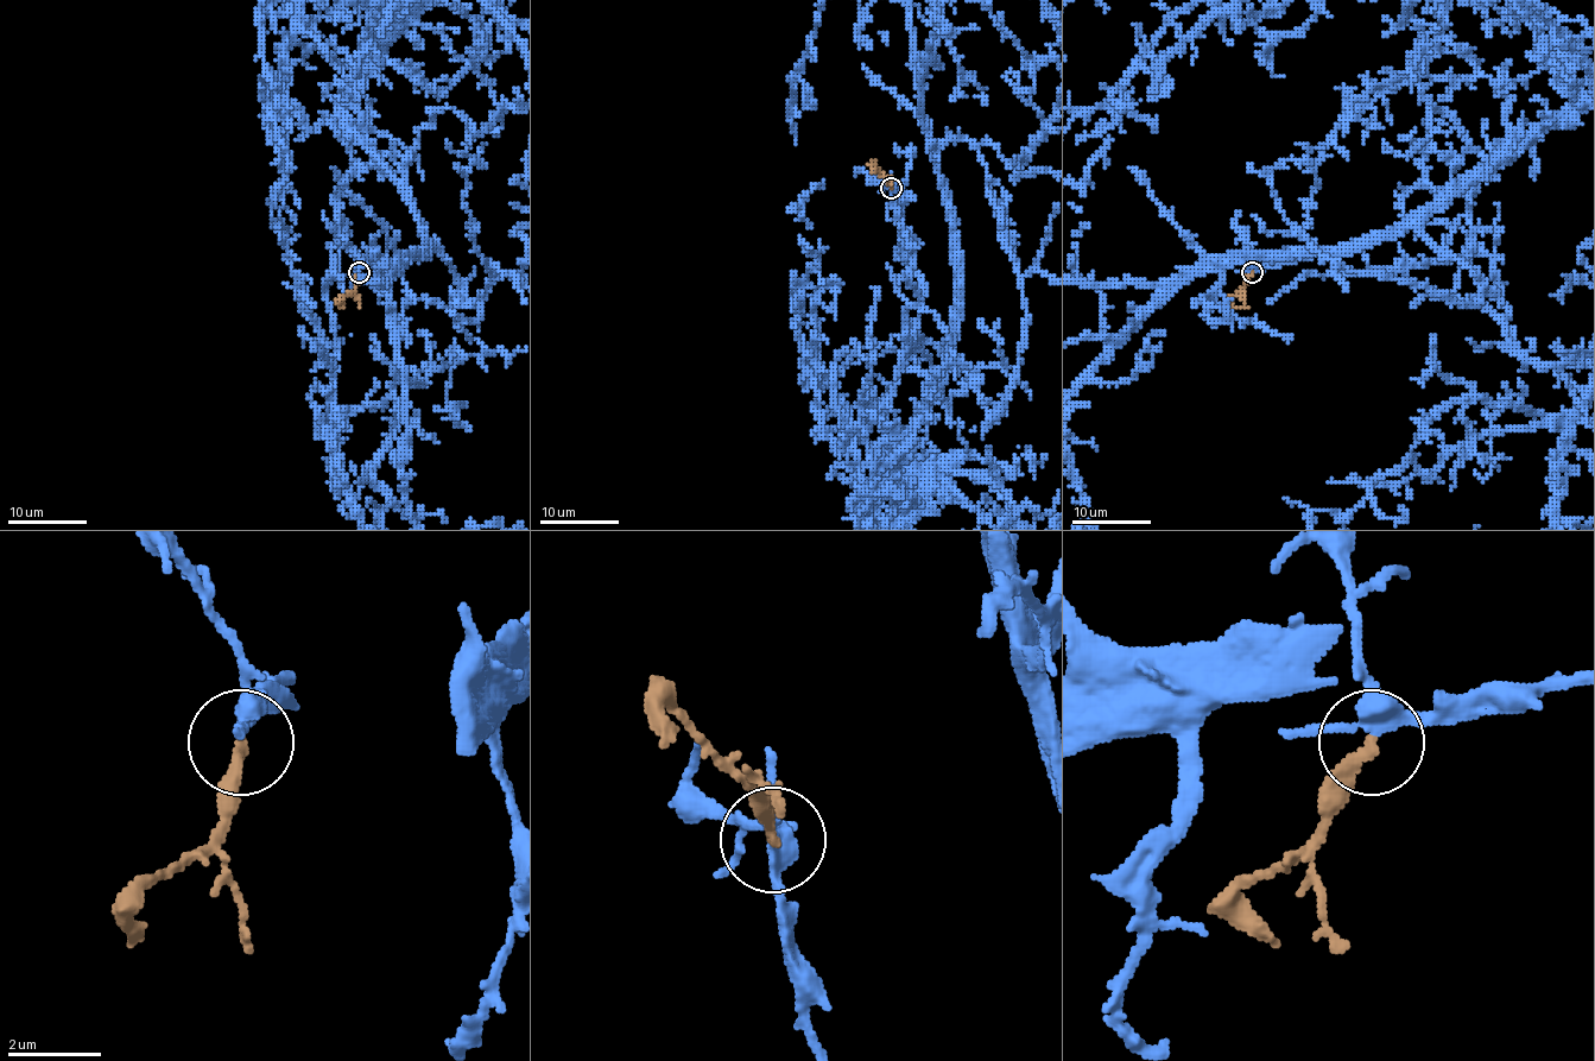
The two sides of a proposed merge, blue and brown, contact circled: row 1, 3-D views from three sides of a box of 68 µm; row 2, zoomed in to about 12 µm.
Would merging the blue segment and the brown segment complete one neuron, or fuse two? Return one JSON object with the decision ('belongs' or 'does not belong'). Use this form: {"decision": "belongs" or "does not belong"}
{"decision": "belongs"}

